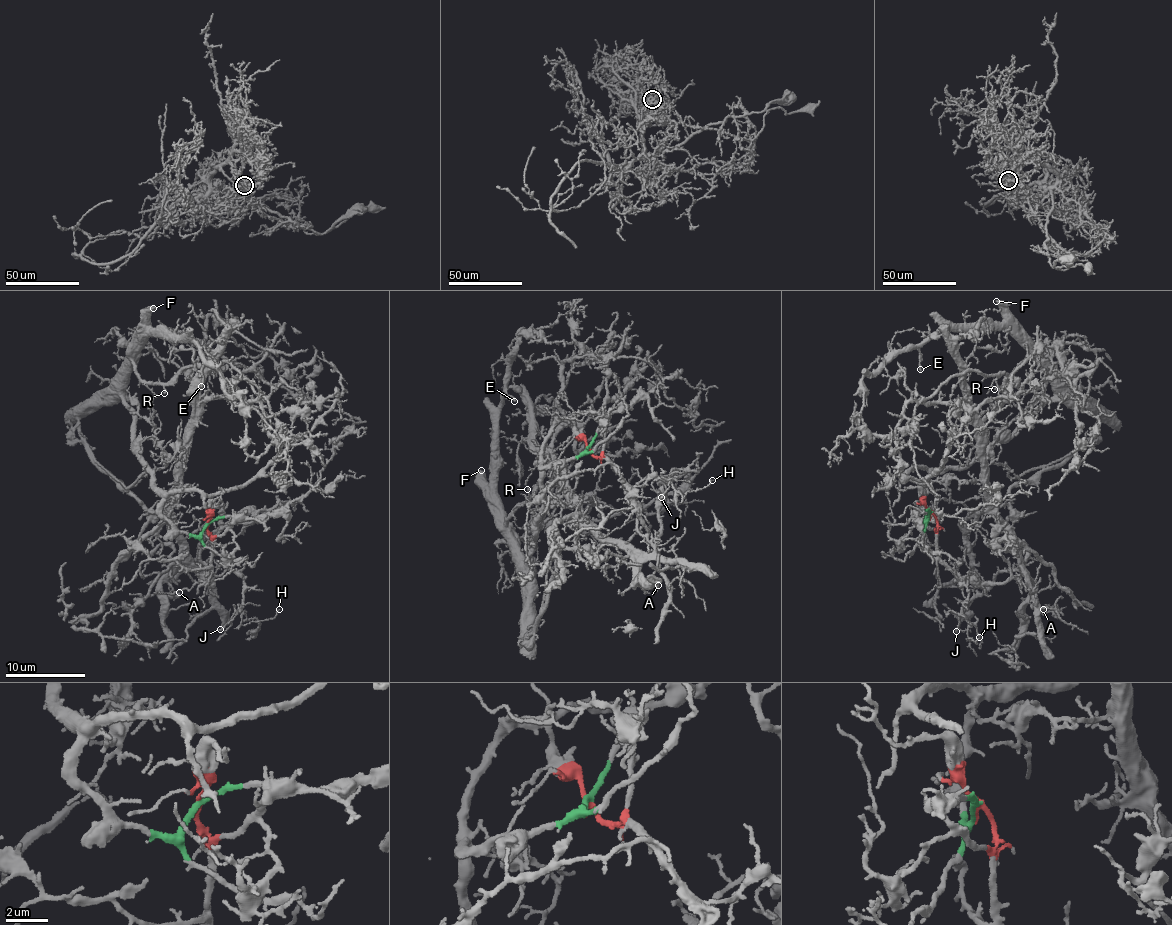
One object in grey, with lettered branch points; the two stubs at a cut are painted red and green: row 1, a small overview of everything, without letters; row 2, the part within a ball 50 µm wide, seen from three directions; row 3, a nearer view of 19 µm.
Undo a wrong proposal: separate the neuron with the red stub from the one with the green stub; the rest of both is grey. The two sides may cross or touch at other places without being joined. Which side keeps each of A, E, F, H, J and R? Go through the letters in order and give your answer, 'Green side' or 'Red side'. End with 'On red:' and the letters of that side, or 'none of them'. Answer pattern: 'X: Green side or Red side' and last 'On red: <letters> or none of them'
A: Red side
E: Green side
F: Green side
H: Red side
J: Red side
R: Green side
On red: A, H, J

